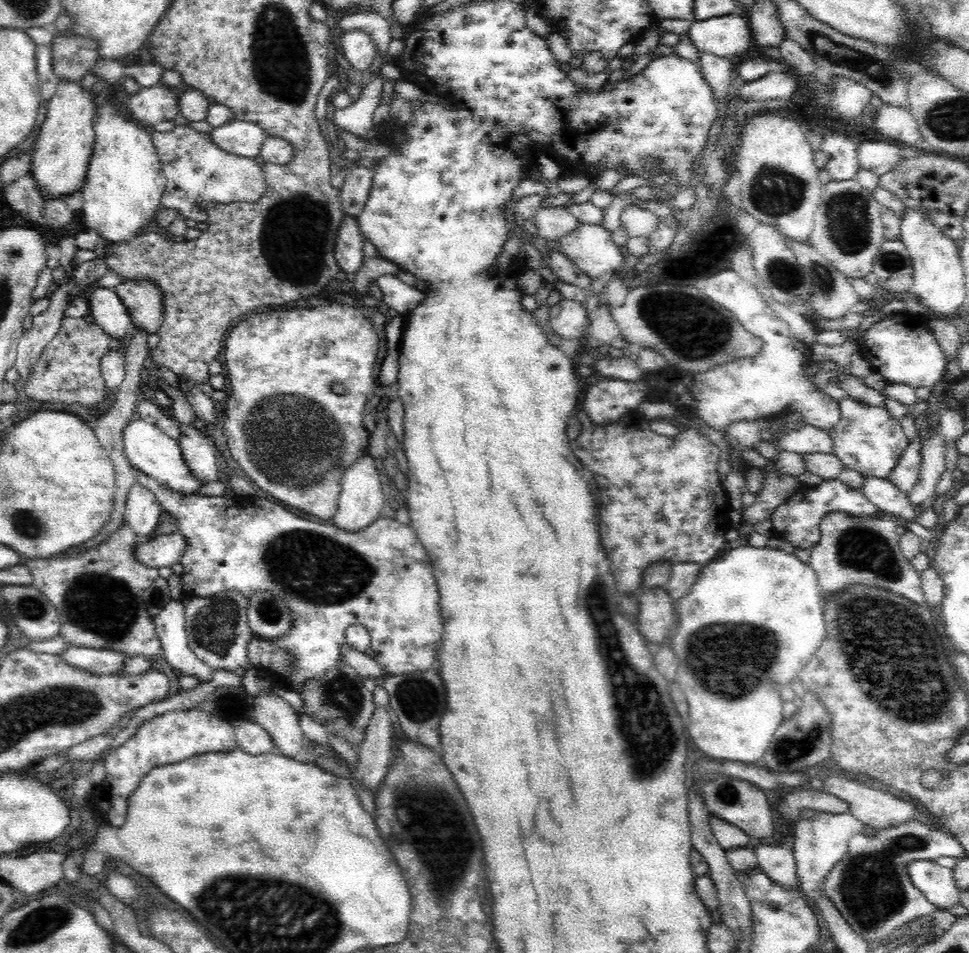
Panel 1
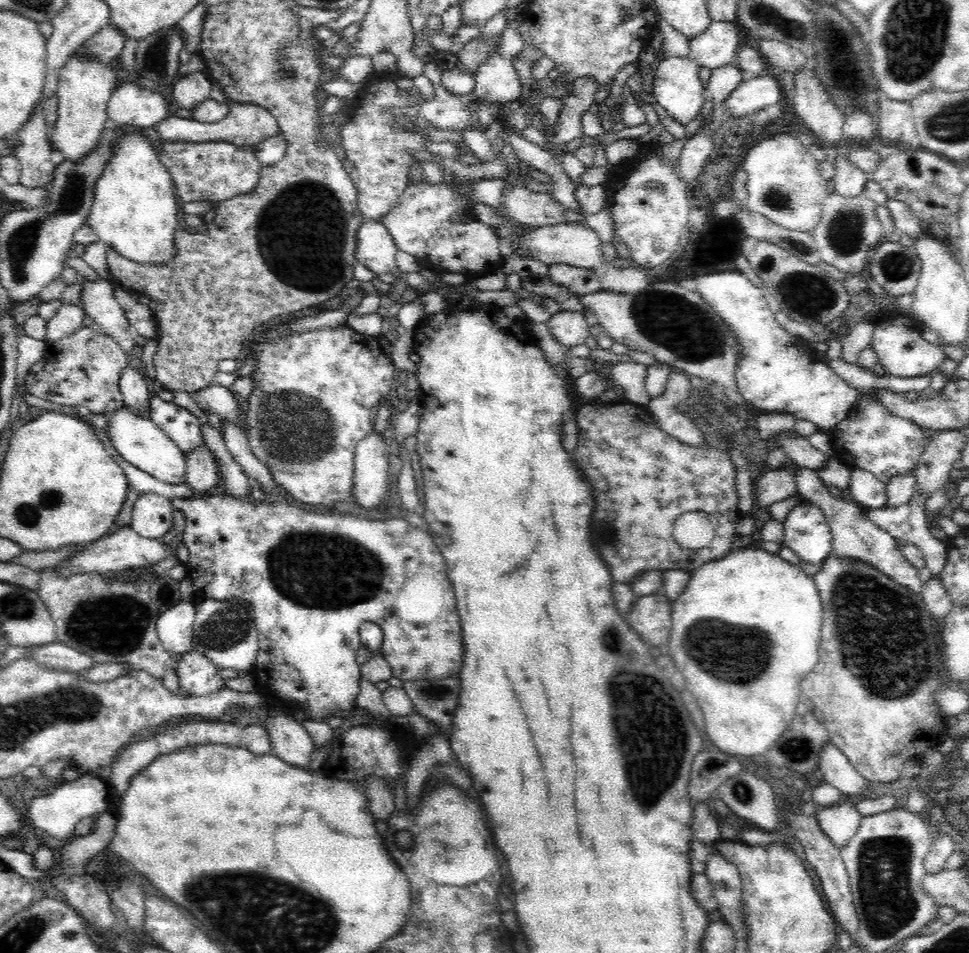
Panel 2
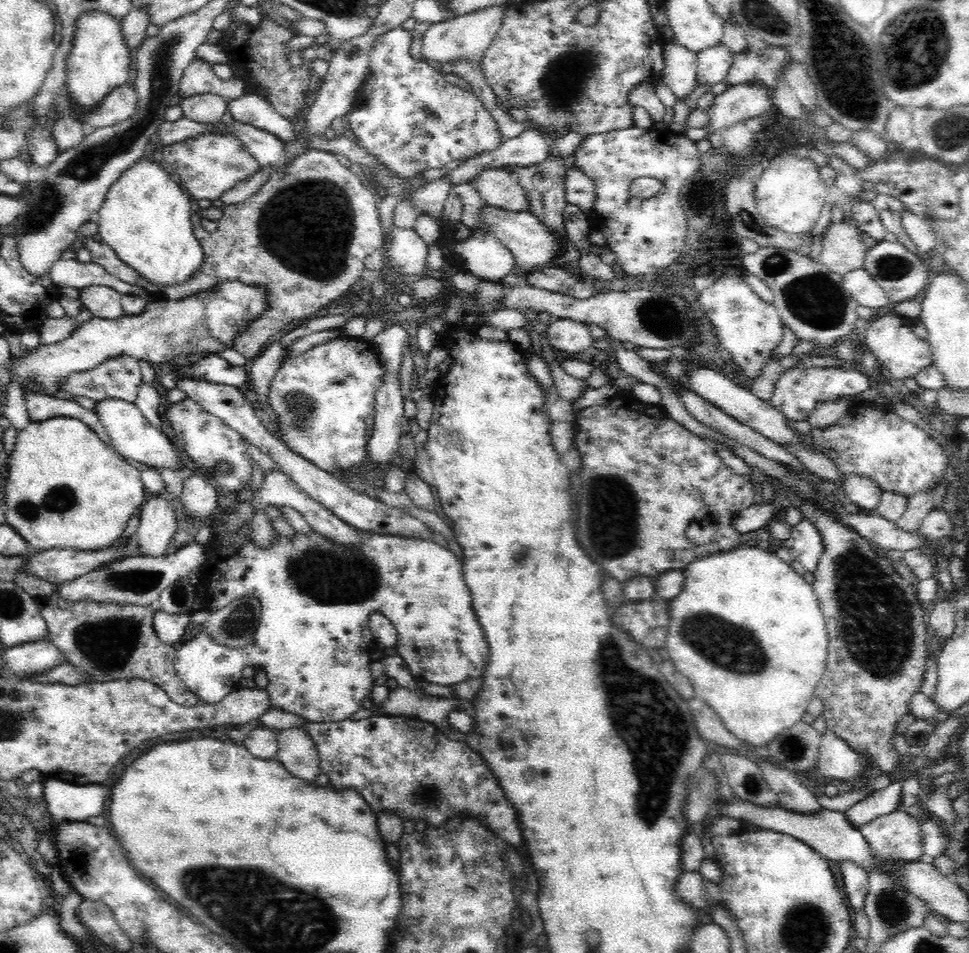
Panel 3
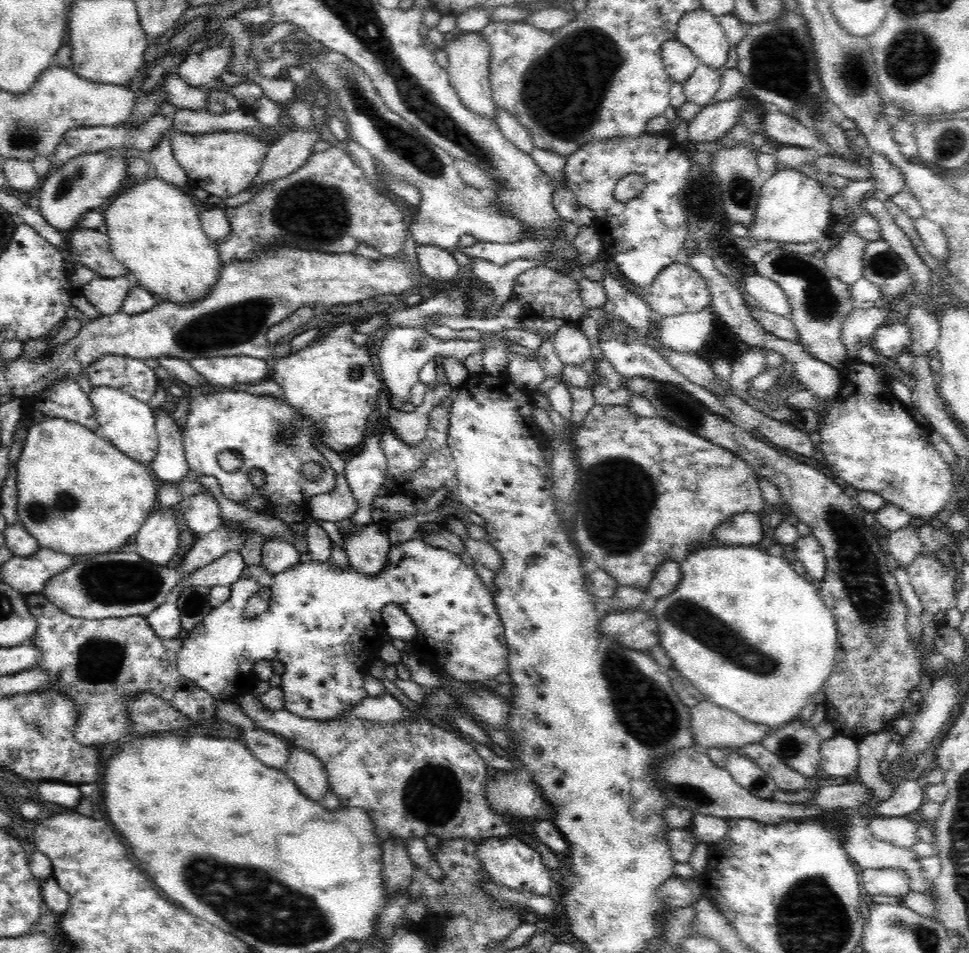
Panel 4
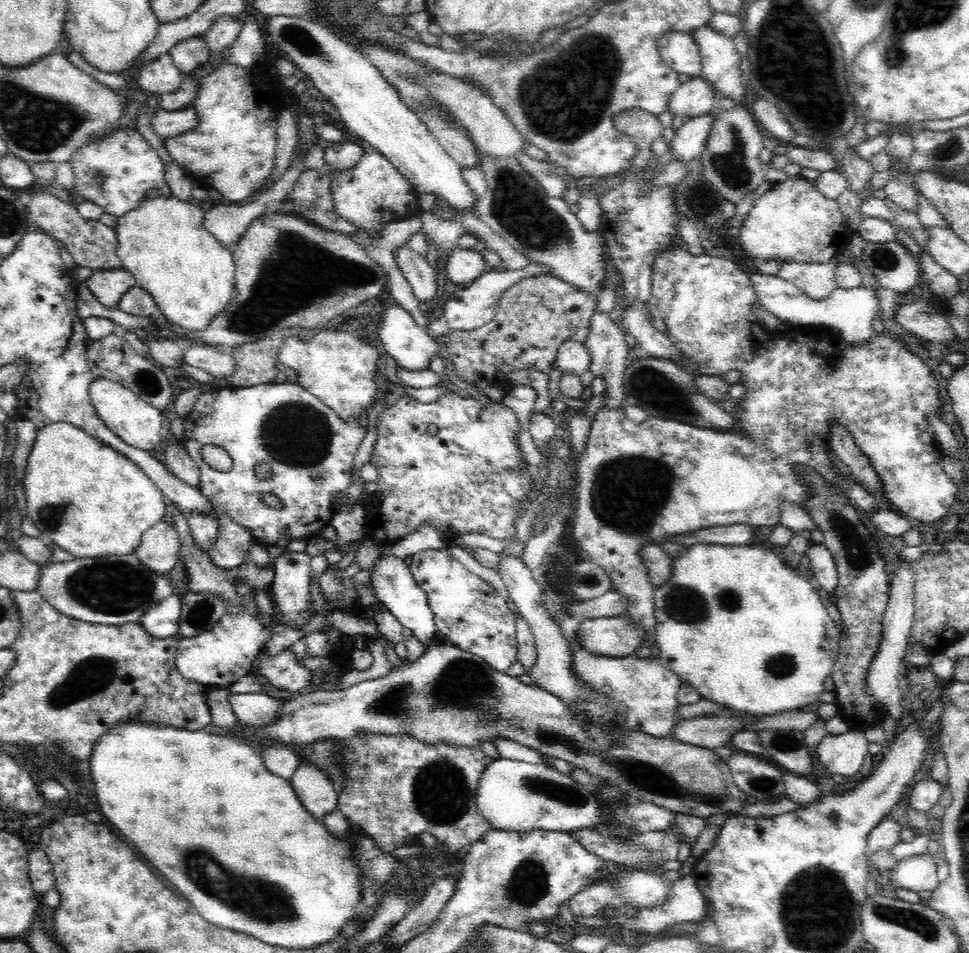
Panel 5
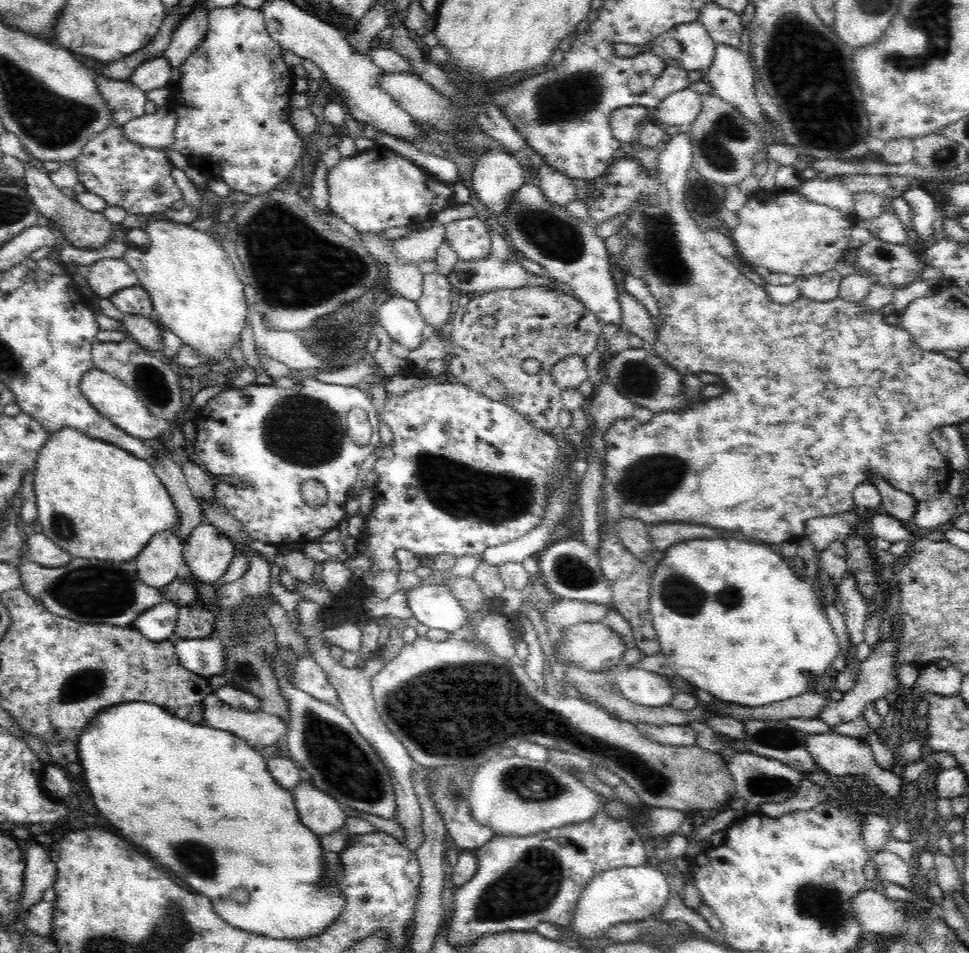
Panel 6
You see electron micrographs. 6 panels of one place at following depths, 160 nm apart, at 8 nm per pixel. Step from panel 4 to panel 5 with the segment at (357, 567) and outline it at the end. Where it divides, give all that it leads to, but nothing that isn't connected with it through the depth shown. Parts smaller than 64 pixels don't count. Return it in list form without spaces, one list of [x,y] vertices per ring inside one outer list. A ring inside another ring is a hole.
[[[384,555],[381,559],[376,560],[376,566],[371,573],[371,581],[378,602],[386,606],[386,609],[400,622],[402,628],[410,628],[413,635],[426,647],[432,645],[437,636],[435,615],[431,610],[427,594],[416,583],[408,564],[394,555]]]

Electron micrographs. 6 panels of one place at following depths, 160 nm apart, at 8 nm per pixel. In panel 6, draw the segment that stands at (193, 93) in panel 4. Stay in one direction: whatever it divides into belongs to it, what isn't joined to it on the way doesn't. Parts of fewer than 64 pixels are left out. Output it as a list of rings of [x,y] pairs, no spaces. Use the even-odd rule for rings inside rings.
[[[165,56],[154,57],[137,66],[128,80],[146,93],[162,87],[170,87],[173,85],[170,78],[172,67]]]

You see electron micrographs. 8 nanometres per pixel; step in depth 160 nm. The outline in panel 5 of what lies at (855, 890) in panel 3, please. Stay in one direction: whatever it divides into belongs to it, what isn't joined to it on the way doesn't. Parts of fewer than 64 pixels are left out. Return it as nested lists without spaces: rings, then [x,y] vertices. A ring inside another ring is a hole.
[[[931,854],[912,856],[900,862],[890,870],[891,883],[896,887],[910,889],[914,892],[928,892],[938,888],[938,863]]]

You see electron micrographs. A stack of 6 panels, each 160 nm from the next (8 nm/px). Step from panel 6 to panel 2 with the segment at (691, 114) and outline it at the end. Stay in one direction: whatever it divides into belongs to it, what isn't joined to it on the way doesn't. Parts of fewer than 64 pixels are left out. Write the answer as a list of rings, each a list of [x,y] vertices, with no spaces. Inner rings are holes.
[[[713,21],[708,30],[690,38],[689,57],[700,66],[714,69],[732,64],[737,60],[743,29],[736,22]]]

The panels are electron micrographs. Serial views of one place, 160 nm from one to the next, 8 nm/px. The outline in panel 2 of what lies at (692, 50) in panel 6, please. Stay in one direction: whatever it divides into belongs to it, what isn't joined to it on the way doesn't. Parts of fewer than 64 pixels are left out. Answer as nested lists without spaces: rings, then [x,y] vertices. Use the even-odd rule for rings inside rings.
[[[670,56],[654,72],[653,88],[656,106],[664,108],[674,121],[686,126],[702,112],[708,91],[700,80],[700,65],[688,57]]]

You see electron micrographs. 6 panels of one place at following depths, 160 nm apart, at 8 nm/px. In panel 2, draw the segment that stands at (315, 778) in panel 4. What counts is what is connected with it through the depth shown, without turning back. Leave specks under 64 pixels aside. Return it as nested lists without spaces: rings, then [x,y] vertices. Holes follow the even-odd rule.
[[[279,714],[263,724],[271,740],[270,754],[298,768],[307,769],[314,752],[310,733],[294,718]]]

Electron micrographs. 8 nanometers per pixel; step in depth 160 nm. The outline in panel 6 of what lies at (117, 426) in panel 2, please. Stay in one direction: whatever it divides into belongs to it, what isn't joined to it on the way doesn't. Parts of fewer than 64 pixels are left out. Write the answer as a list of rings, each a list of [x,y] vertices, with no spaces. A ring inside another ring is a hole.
[[[96,367],[91,368],[82,376],[79,384],[82,394],[87,397],[90,404],[99,411],[104,418],[111,420],[116,426],[134,438],[148,439],[162,436],[166,429],[170,427],[170,422],[163,418],[152,416],[148,407],[140,400],[134,389],[126,386],[118,378],[103,372]]]

